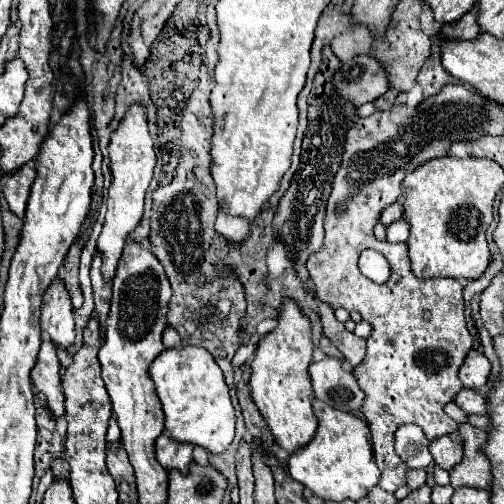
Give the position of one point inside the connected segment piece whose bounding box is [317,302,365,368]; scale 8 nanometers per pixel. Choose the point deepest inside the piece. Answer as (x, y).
(352, 347)

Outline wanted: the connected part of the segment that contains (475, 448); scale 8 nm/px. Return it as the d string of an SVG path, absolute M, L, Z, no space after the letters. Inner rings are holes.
M461 424L459 434L463 436L465 444L465 456L457 468L453 468L451 474L451 486L453 488L477 488L477 490L489 490L491 486L491 464L489 458L483 454L483 444L487 440L487 432L481 428L475 428L471 424Z

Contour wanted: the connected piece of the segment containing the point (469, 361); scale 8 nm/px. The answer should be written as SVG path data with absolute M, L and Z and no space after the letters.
M471 350L463 362L463 366L459 368L459 378L463 384L463 387L471 390L476 390L485 385L485 380L489 376L489 370L491 370L491 364L489 360L477 352L477 350Z

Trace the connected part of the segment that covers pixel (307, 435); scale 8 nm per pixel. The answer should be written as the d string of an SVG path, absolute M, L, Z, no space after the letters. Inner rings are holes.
M285 298L283 306L279 310L277 328L267 332L257 342L257 352L251 368L251 396L257 404L261 416L265 418L275 442L287 450L287 454L293 454L303 444L307 444L317 428L317 418L311 410L313 390L311 390L311 378L309 378L309 364L313 360L313 340L311 340L311 322L299 308L299 304L293 298Z

